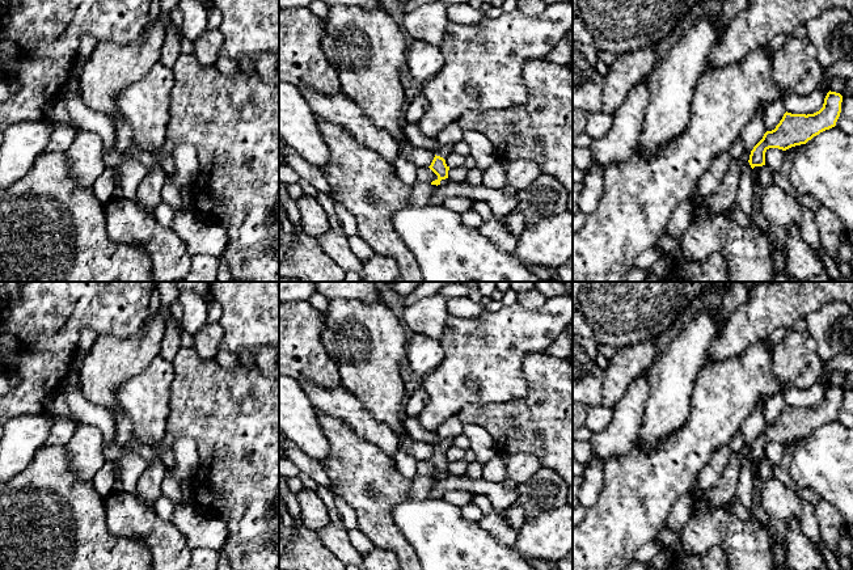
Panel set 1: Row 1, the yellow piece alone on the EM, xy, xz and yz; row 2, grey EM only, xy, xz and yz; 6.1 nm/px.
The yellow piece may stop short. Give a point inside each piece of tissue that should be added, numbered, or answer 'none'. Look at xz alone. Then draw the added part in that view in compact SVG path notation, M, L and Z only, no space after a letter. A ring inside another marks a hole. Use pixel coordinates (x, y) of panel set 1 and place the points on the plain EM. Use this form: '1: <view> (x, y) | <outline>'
1: xz (446, 444) | M444 439L435 444L436 449L443 451L444 453L453 446L453 439Z

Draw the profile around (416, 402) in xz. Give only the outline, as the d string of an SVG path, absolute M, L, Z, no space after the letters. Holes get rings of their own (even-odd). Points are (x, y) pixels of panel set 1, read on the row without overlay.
M418 388L411 394L406 396L404 410L406 415L418 417L421 411L426 408L427 402L427 393L422 388Z

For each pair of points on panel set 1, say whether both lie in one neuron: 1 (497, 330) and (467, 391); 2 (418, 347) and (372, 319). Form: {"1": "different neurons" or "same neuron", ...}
{"1": "same neuron", "2": "different neurons"}

